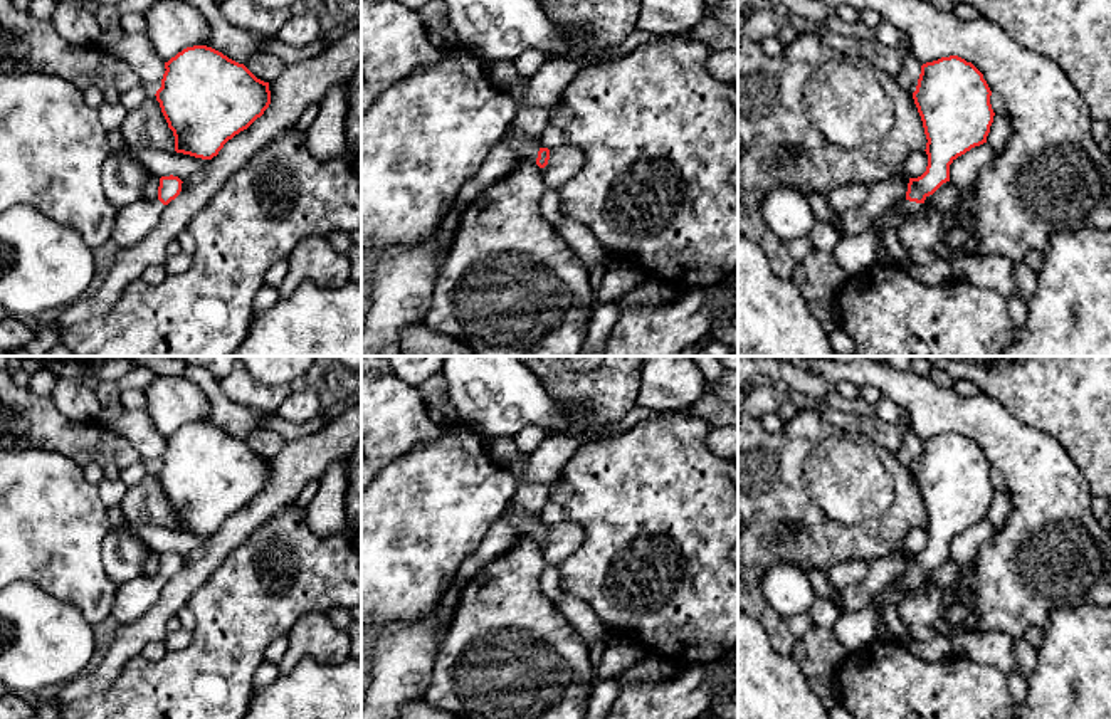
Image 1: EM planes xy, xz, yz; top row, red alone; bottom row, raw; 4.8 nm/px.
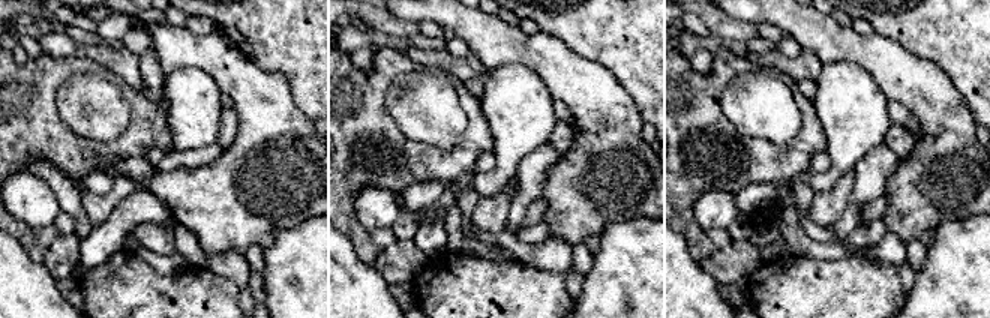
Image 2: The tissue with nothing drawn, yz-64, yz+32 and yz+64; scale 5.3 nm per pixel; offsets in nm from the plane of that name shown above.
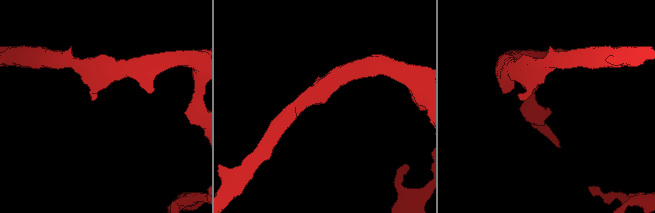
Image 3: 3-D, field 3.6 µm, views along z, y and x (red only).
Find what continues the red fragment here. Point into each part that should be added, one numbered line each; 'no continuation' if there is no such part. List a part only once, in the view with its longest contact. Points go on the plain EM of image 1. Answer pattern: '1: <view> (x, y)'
1: yz (893, 593)

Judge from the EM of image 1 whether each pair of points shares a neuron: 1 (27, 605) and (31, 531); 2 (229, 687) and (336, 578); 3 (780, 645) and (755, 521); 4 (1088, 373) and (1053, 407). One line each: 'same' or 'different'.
1: different
2: same
3: same
4: same

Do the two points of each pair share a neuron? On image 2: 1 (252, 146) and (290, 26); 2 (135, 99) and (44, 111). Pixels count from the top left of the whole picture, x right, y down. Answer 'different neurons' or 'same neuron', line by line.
1: different neurons
2: same neuron

